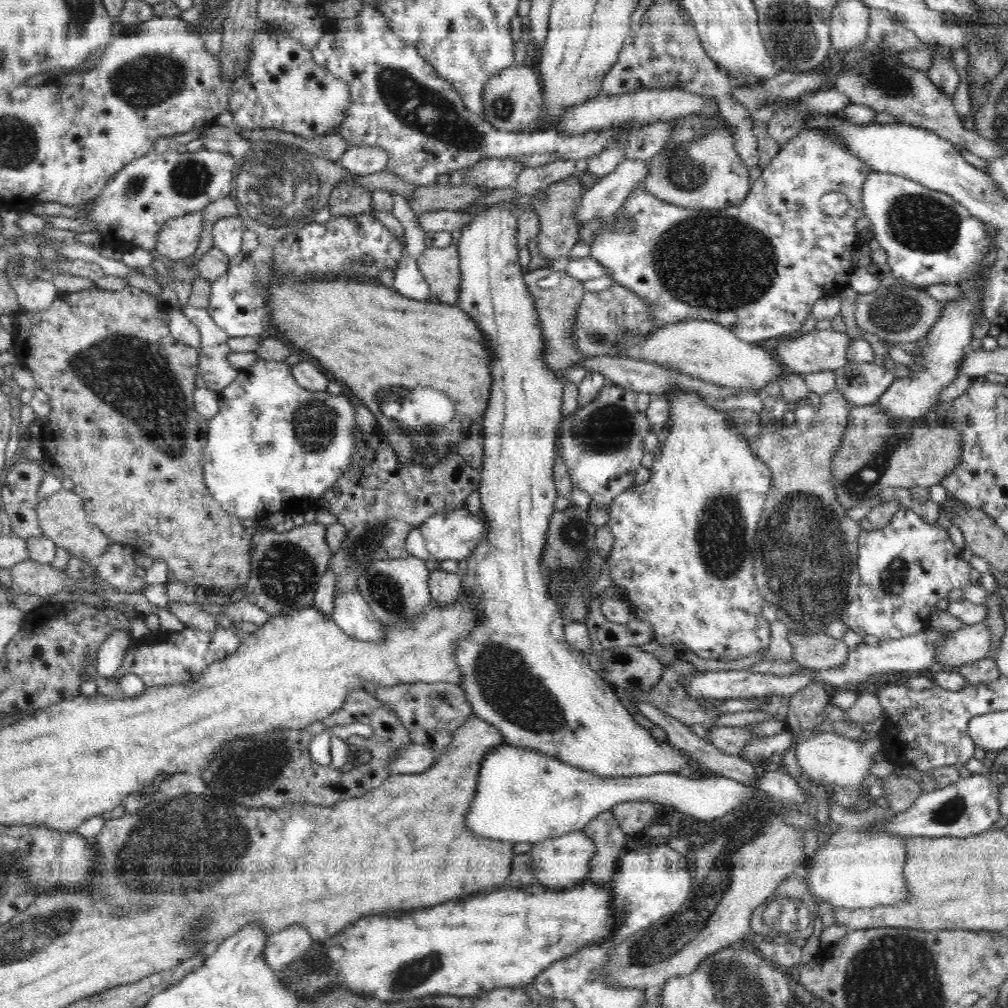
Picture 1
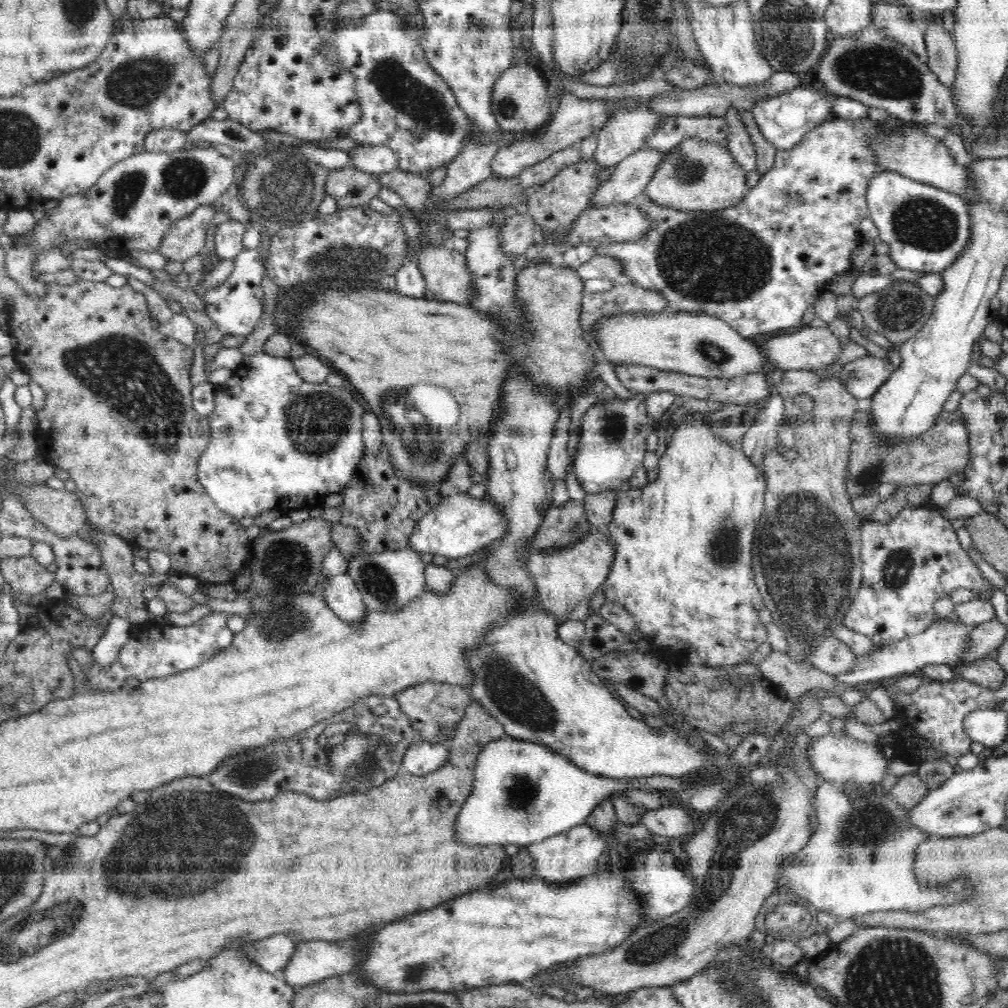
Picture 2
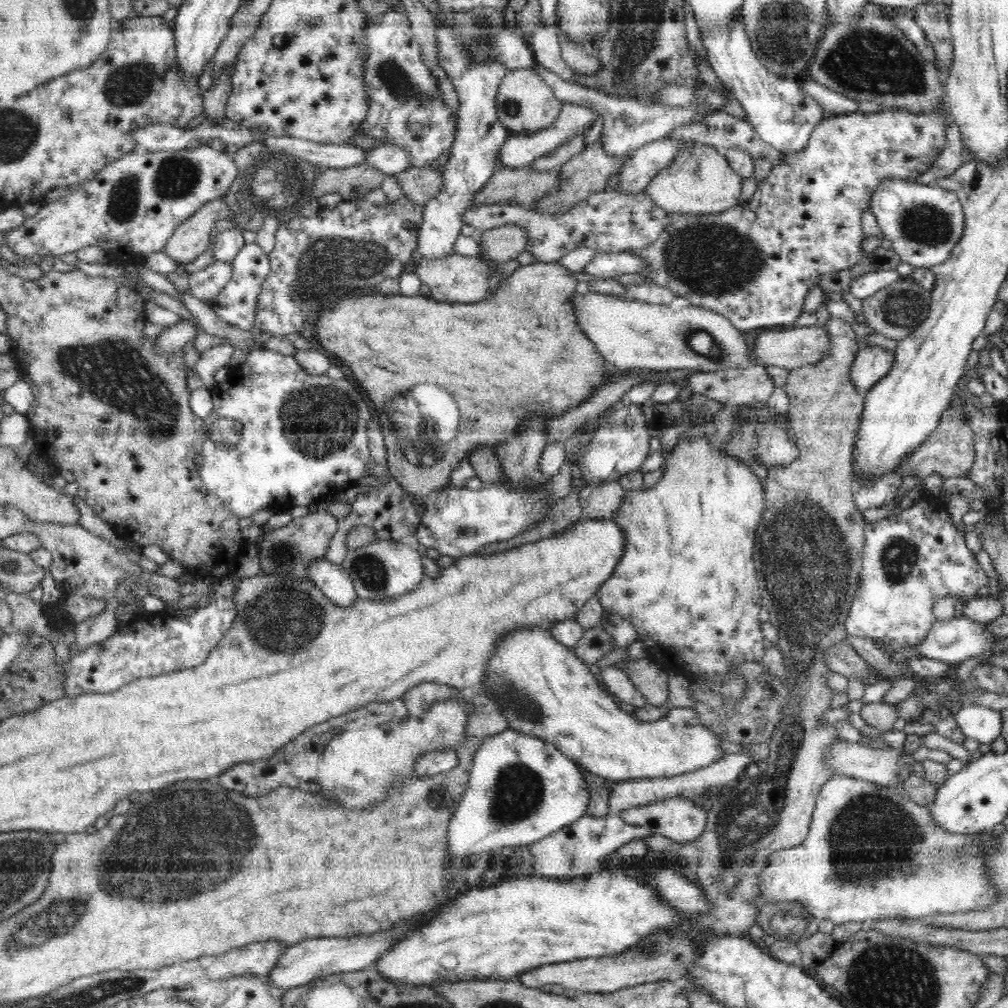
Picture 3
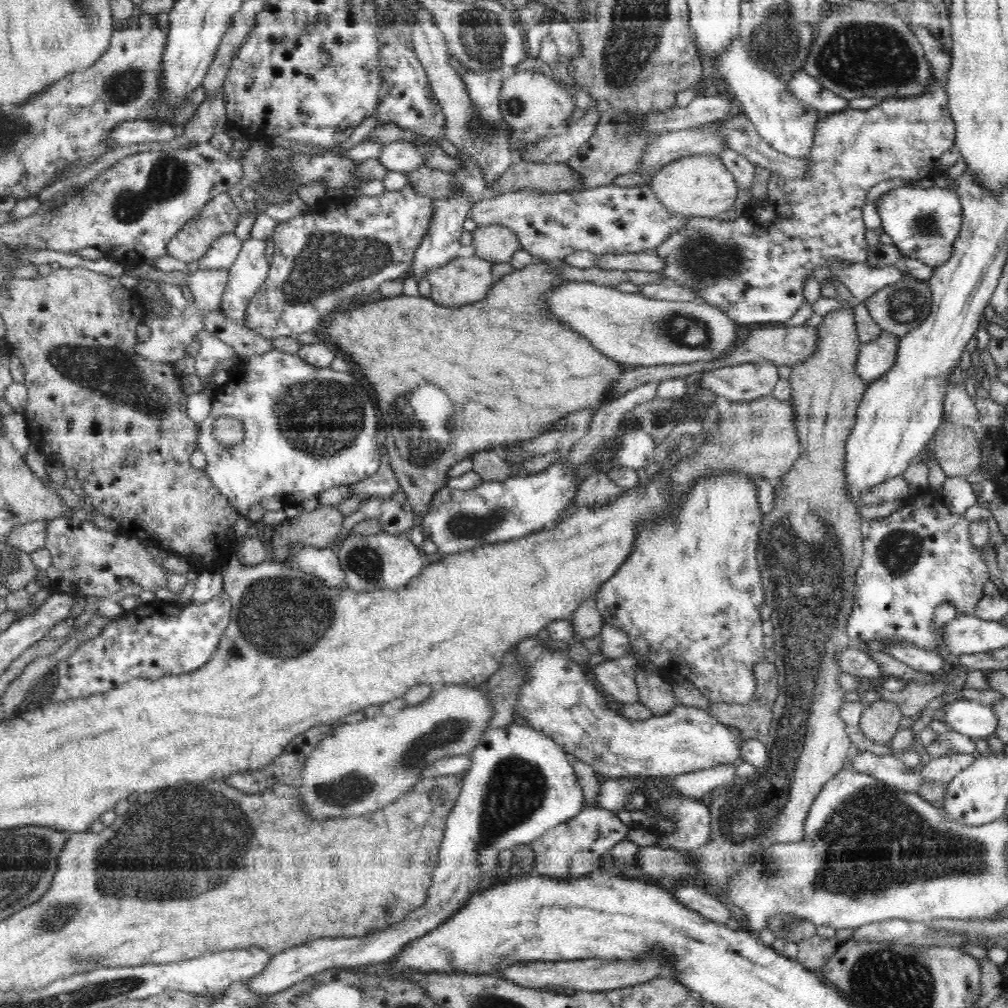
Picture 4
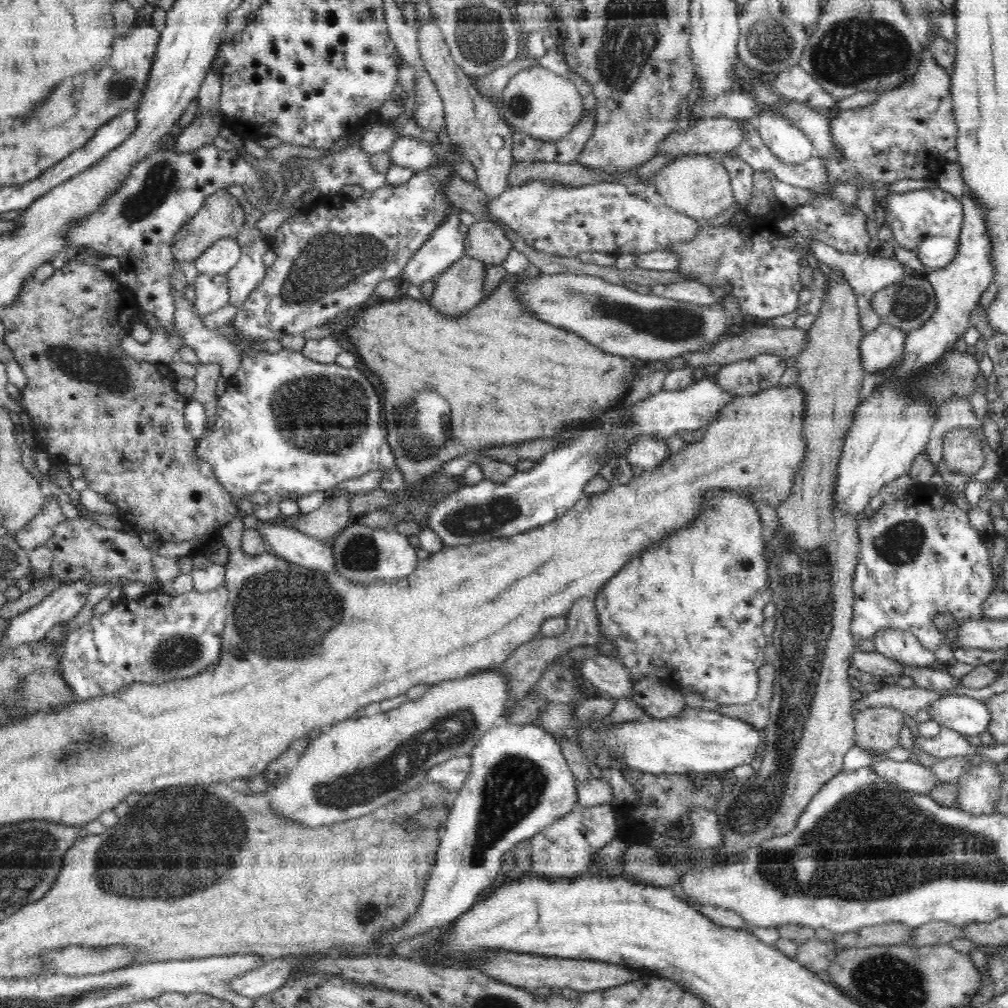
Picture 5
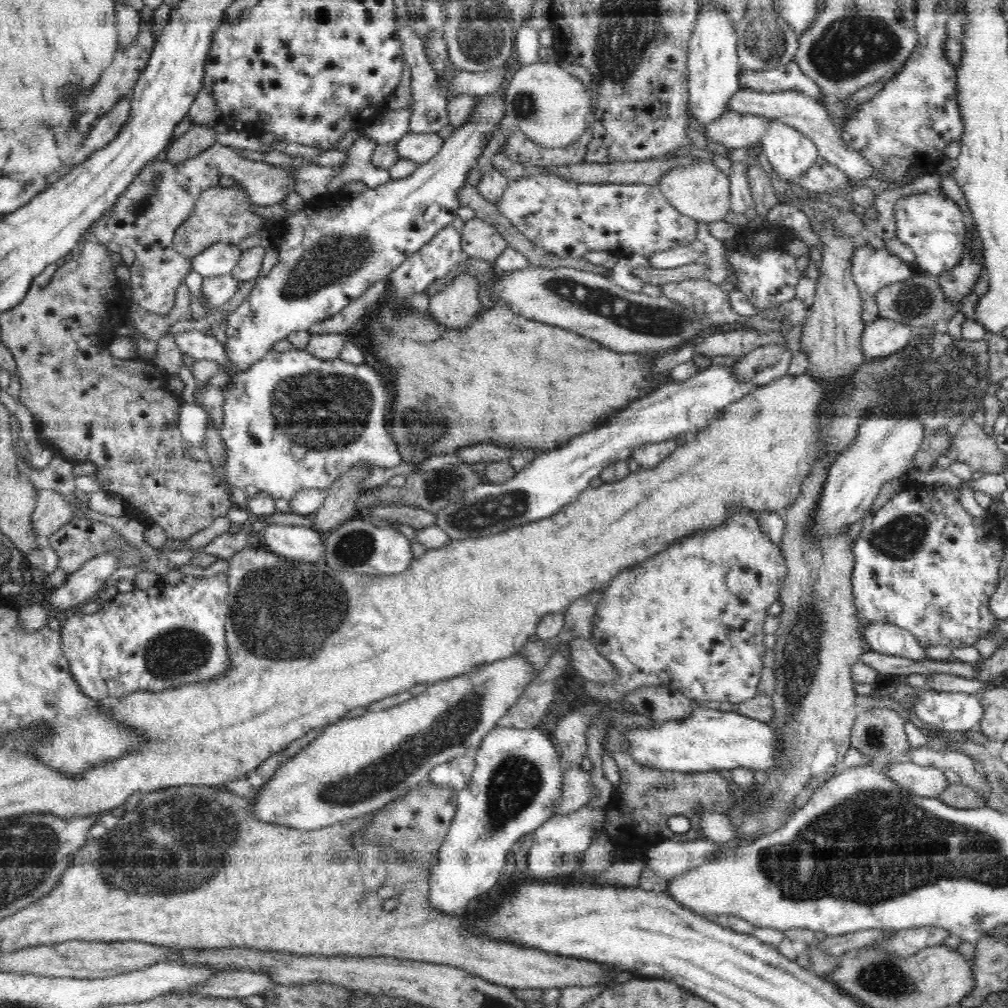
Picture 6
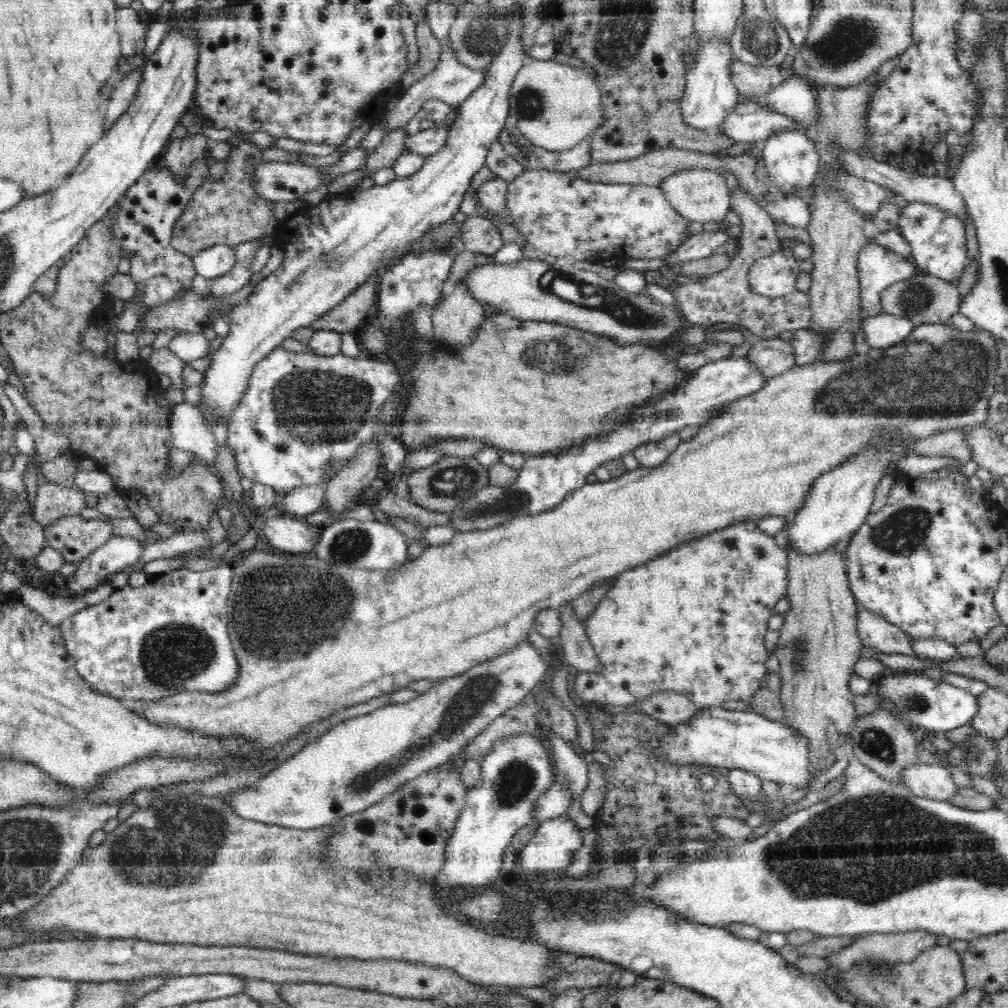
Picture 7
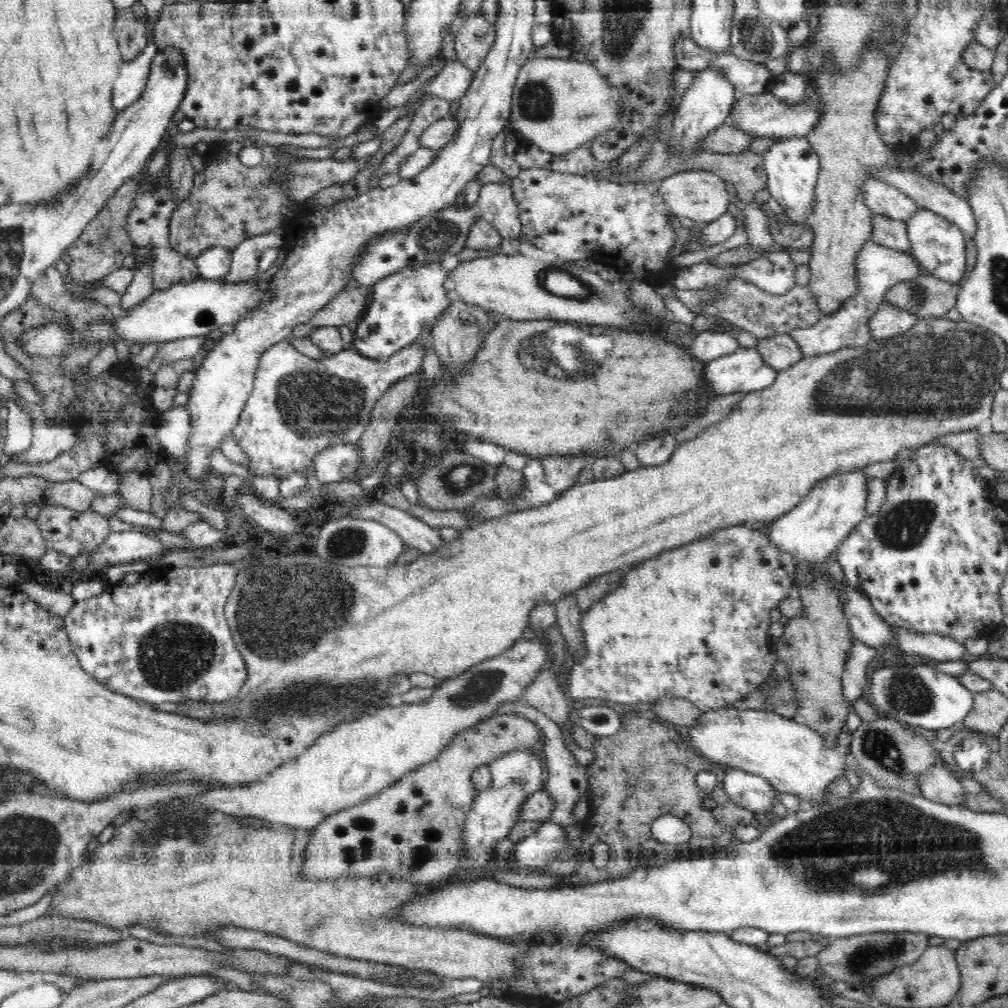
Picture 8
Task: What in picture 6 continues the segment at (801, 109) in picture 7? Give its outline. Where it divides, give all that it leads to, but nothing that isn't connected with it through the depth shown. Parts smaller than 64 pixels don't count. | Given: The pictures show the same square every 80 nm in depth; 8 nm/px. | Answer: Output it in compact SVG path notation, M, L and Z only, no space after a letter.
M739 89L728 102L726 110L738 113L764 116L779 119L784 124L794 127L805 134L816 146L819 156L824 157L830 164L844 171L851 179L864 180L876 178L876 169L868 163L868 159L851 150L841 138L840 131L833 122L832 116L826 112L825 105L818 103L814 98L796 90L781 90L778 92L758 92L757 90Z

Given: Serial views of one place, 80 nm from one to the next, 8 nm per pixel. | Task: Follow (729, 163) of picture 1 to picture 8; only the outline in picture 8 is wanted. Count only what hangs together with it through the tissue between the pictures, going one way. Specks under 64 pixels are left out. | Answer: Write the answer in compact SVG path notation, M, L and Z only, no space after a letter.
M680 171L661 180L660 196L671 208L671 212L680 217L690 218L696 224L711 223L728 210L730 196L726 191L726 181L708 171Z

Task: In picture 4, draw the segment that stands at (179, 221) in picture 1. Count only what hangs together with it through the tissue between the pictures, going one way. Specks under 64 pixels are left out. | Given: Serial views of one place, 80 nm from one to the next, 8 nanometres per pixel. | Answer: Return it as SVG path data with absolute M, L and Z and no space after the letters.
M220 193L208 201L196 216L193 216L167 244L167 254L184 262L198 261L222 234L232 234L240 220L240 210L229 193Z

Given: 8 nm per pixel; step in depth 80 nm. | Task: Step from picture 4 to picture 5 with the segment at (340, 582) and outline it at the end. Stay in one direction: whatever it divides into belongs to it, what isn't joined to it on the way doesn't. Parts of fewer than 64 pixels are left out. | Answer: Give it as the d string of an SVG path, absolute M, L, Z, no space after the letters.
M263 524L261 535L267 544L266 553L287 562L316 571L335 571L334 553L329 544L292 528Z

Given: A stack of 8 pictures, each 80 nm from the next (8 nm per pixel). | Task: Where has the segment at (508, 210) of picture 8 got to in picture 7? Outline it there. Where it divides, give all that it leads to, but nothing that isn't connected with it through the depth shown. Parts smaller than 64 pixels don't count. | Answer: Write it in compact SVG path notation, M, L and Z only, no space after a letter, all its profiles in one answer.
M494 176L492 180L484 182L482 186L476 189L477 200L483 210L487 210L489 214L507 220L508 224L513 225L510 211L506 207L506 194L508 192L509 182L501 177Z

